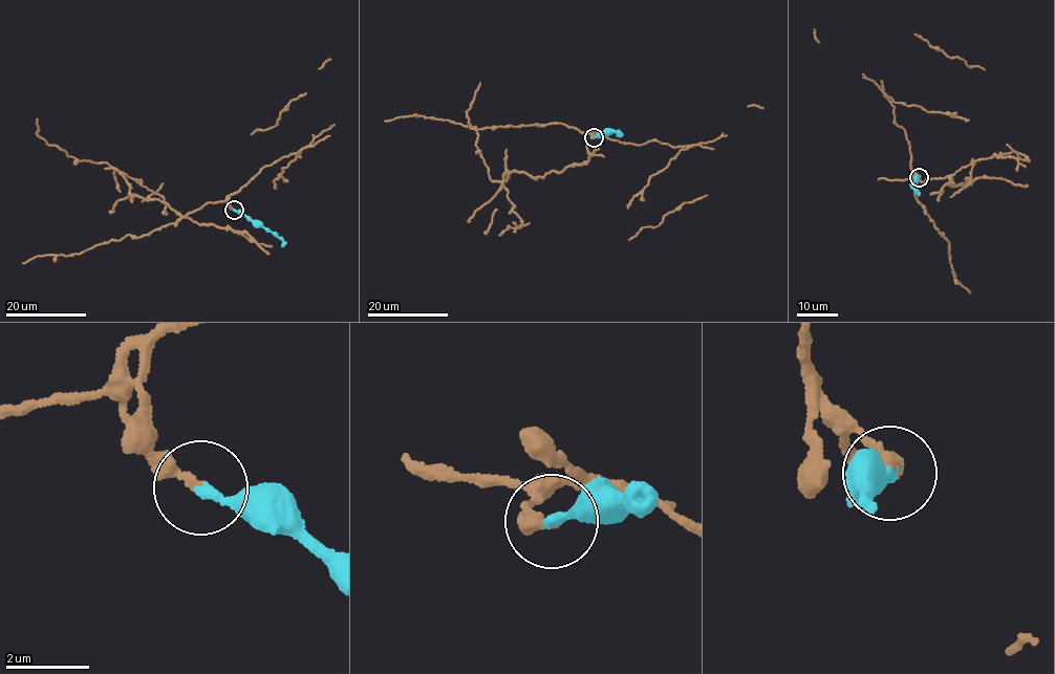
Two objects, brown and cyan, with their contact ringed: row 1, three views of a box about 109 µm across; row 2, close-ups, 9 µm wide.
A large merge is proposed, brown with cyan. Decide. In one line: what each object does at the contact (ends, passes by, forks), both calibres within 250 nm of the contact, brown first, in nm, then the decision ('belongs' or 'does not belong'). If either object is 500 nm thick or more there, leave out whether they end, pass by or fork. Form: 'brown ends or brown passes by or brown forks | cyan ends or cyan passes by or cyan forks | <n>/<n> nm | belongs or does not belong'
brown ends | cyan ends | 200/220 nm | does not belong

